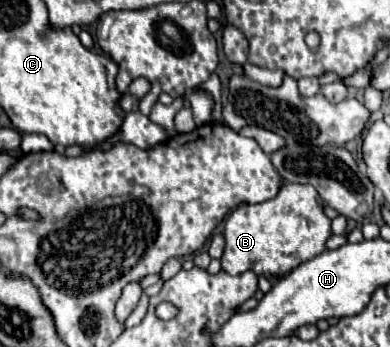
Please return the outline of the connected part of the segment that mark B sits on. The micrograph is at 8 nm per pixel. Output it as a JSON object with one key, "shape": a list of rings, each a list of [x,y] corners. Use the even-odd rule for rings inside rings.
{"shape":[[[285,184],[273,200],[235,208],[225,222],[225,252],[221,266],[229,274],[253,270],[257,276],[277,278],[325,250],[331,220],[323,212],[317,190],[309,184]]]}

